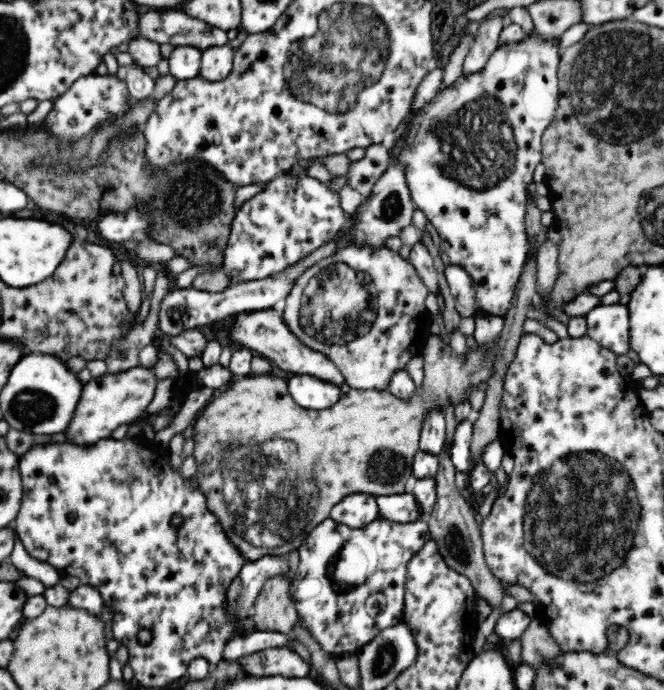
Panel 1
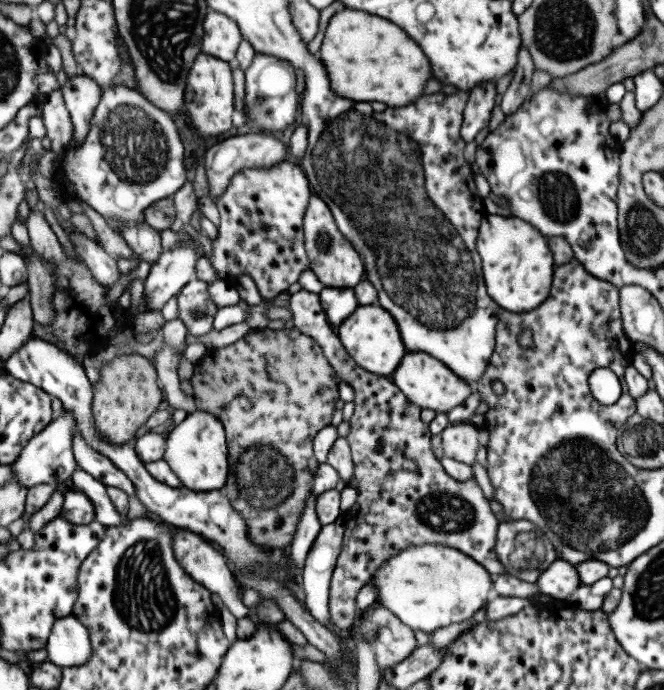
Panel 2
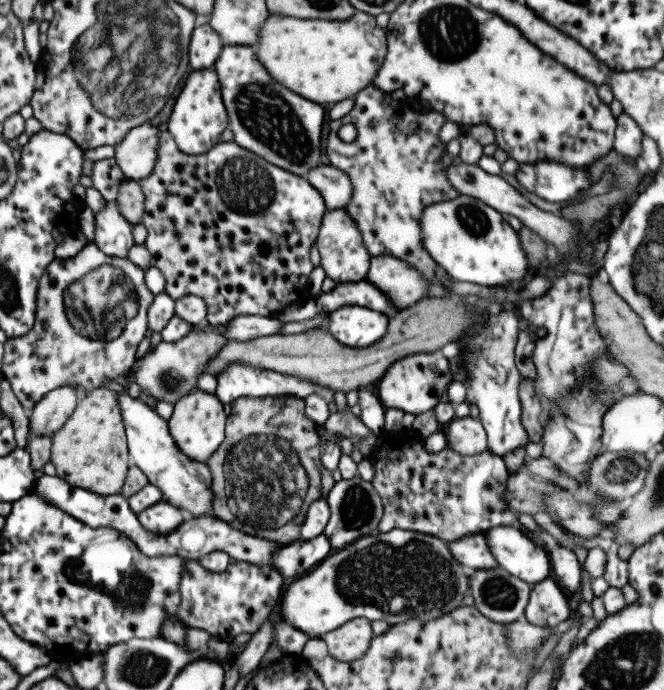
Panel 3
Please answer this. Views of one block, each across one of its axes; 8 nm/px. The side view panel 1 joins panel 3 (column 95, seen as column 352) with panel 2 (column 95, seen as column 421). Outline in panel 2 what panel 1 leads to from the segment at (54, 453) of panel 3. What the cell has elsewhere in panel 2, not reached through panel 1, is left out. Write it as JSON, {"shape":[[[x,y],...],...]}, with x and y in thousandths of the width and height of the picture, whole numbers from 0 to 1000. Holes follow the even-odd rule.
{"shape":[[[188,513],[188,516],[173,514],[149,535],[149,546],[139,565],[137,578],[137,609],[140,620],[155,635],[158,641],[167,643],[193,643],[194,638],[203,632],[203,623],[236,594],[242,586],[245,571],[236,561],[235,536],[227,525],[218,517],[203,513]]]}

